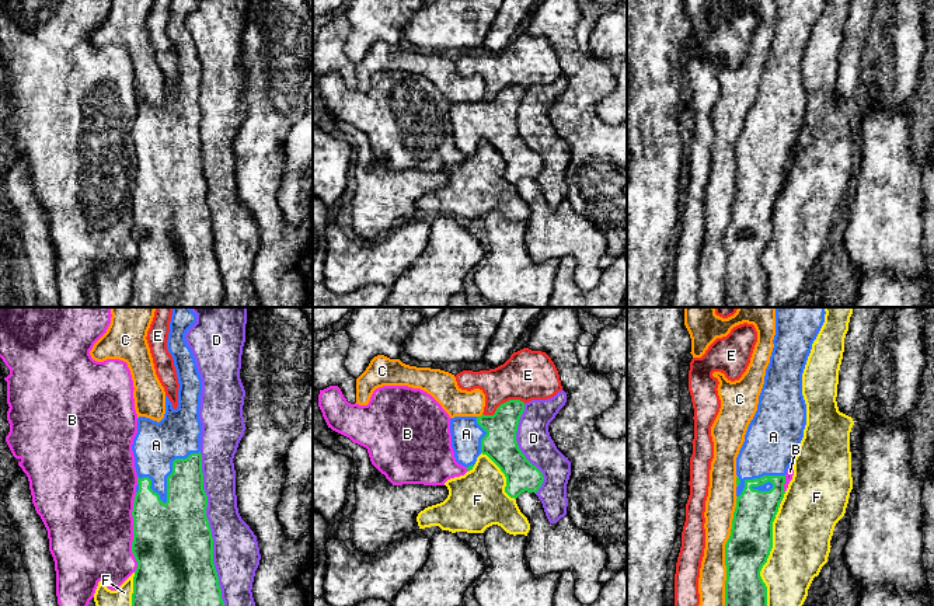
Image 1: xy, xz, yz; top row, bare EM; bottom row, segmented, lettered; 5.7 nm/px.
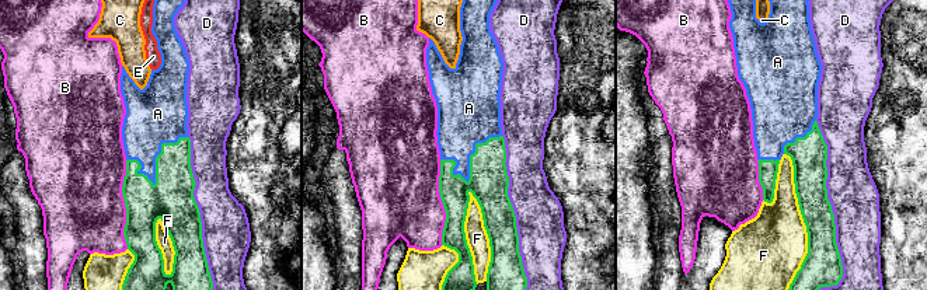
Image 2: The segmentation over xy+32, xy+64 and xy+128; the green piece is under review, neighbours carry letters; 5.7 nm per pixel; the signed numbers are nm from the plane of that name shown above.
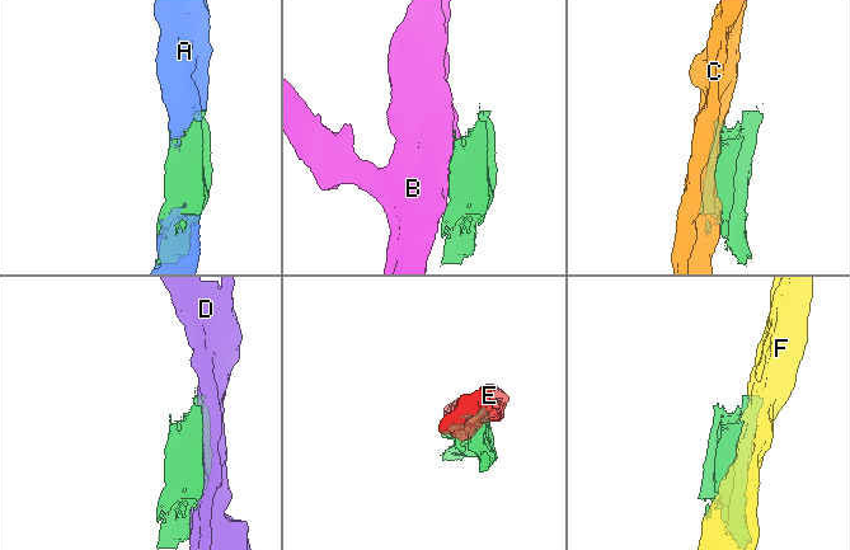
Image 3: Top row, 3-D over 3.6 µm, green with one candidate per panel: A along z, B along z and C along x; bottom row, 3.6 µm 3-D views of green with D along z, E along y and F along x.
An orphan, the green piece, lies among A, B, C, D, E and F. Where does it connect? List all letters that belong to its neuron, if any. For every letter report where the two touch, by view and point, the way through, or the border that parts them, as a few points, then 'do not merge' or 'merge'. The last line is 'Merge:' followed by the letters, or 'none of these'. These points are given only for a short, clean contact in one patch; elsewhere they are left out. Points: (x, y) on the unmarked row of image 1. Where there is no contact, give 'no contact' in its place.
A: meets green in xy at (167, 173); merge
B: meets green in xy at (133, 218); do not merge
C: meets green in yz at (725, 244); do not merge
D: meets green in xy at (211, 222); do not merge
E: meets green in xz at (504, 89); do not merge
F: meets green in yz at (766, 247); do not merge
Merge: A

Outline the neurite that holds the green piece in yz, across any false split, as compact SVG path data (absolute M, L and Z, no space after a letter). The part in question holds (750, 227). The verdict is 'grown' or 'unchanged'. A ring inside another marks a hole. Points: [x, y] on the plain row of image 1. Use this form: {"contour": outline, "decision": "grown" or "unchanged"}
{"contour": "M776 0L774 34L766 55L757 97L750 107L736 143L736 194L725 230L725 307L766 307L767 272L760 262L773 234L773 208L784 184L788 153L792 150L806 111L802 59L825 0Z", "decision": "grown"}

